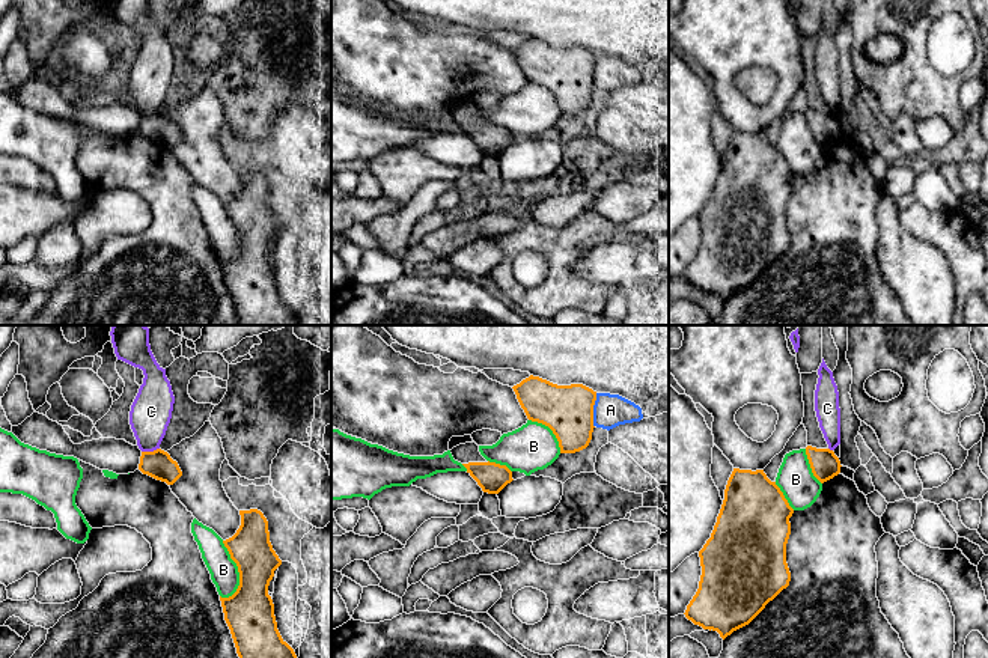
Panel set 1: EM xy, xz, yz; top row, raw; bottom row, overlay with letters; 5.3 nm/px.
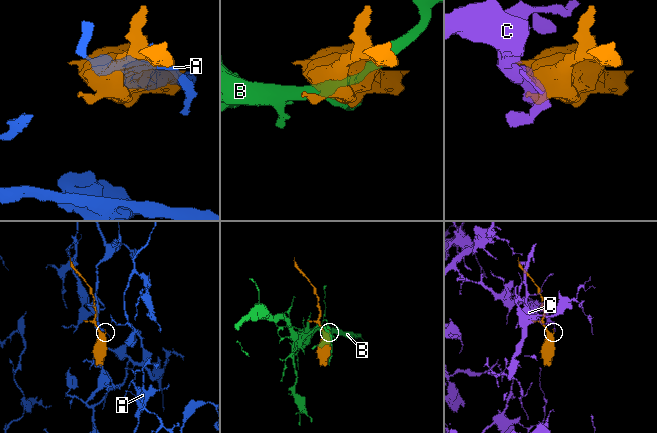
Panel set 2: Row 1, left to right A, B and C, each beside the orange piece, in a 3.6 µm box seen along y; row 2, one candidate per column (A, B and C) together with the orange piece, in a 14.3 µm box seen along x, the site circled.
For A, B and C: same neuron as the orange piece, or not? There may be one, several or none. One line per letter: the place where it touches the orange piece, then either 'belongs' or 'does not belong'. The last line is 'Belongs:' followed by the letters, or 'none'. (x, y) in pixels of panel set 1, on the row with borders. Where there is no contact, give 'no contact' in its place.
A: xz (592, 410) | does not belong
B: xy (238, 569) | does not belong
C: xy (149, 452) | does not belong
Belongs: none

